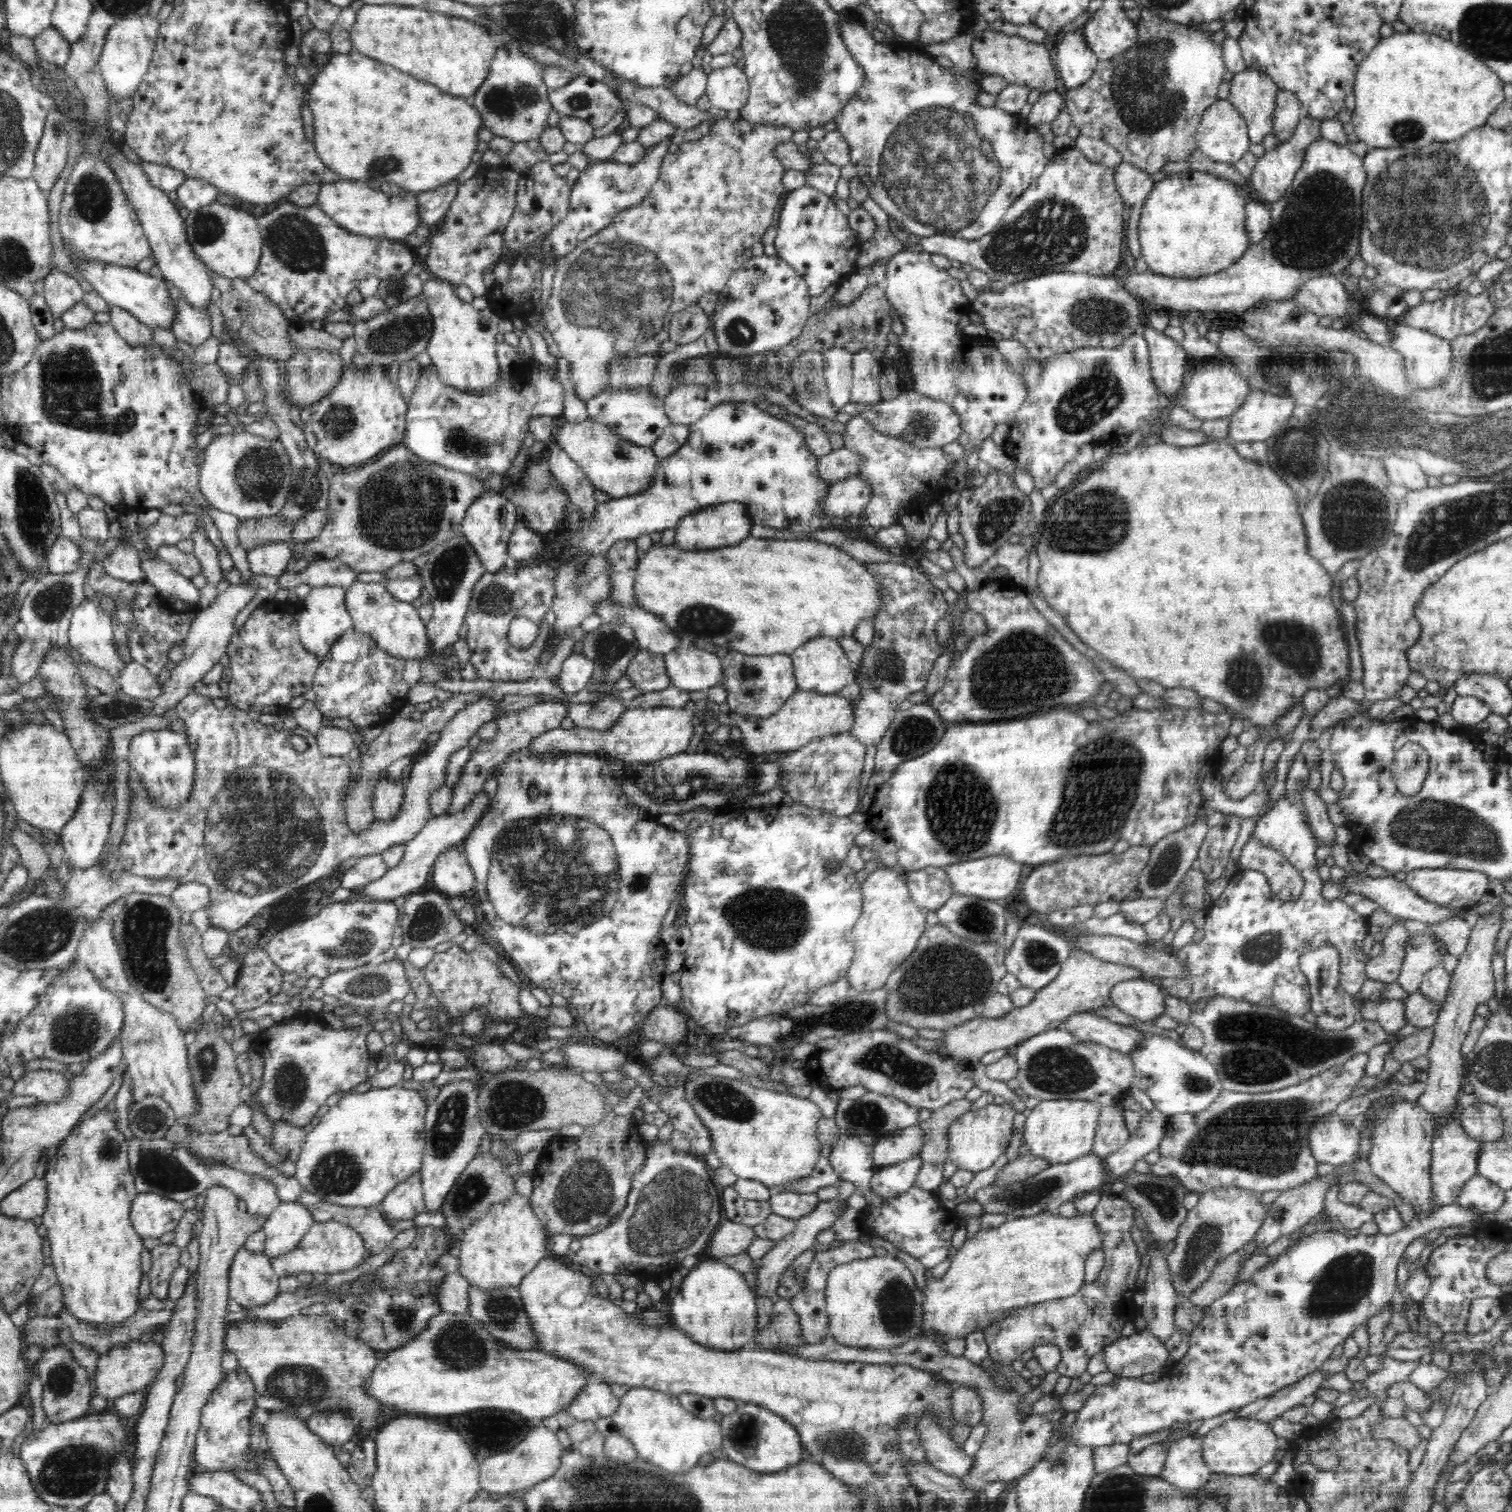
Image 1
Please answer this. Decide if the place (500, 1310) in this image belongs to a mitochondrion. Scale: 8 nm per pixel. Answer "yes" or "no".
yes

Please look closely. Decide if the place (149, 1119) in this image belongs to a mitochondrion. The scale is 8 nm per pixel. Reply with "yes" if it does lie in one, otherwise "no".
yes

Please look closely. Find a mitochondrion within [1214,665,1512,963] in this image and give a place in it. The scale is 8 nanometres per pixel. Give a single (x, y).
(1438, 826)

